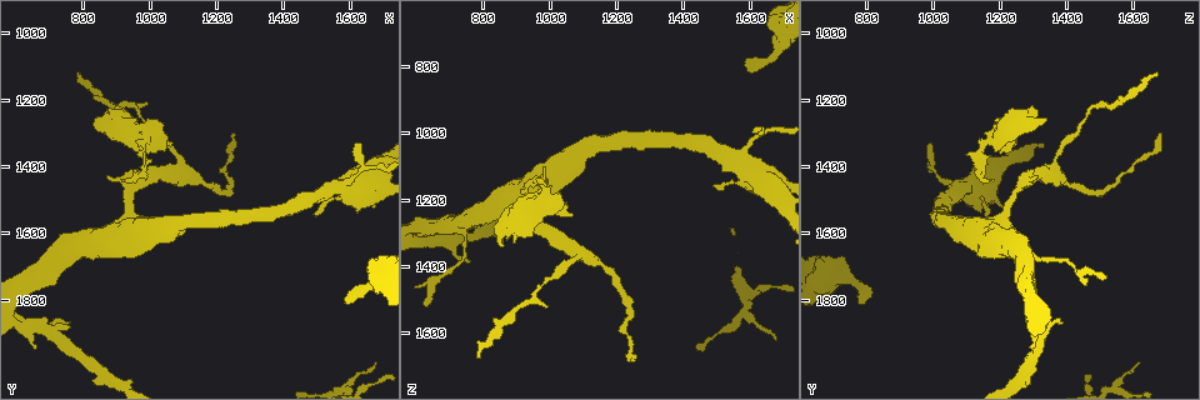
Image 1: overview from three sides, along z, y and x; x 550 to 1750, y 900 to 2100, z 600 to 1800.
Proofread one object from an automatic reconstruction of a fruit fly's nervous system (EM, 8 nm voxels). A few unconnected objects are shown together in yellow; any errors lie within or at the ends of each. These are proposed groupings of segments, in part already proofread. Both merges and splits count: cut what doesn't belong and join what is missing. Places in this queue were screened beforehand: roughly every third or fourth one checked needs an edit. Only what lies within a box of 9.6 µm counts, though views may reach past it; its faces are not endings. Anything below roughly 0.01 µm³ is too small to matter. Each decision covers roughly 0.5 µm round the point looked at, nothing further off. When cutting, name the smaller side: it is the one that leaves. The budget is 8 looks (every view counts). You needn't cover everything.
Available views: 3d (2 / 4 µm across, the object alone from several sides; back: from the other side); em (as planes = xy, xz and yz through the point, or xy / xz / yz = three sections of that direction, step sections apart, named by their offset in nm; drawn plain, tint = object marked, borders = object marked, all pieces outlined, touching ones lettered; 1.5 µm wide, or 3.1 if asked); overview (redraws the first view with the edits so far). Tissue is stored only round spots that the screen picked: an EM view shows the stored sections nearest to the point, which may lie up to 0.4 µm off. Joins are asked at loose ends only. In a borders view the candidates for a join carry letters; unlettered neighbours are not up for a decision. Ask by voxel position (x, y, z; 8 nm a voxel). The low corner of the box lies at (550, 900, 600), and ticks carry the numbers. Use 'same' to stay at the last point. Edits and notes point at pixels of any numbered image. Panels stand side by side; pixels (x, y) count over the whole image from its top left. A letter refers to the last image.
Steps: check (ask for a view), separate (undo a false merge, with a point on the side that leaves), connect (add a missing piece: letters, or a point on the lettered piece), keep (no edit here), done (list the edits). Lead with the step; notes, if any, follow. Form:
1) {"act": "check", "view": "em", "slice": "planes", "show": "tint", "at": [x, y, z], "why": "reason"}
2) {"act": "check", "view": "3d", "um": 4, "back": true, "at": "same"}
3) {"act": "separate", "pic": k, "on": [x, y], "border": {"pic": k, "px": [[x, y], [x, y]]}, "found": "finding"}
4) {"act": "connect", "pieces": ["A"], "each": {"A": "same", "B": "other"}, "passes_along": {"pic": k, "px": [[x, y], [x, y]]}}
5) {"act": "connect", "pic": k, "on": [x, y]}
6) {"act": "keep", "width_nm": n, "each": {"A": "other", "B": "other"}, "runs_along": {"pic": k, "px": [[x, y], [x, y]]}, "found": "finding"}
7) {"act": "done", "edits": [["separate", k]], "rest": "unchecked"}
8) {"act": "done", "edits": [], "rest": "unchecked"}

{"act": "check", "view": "3d", "um": 4, "at": [1590, 1810, 790], "why": "an open end"}

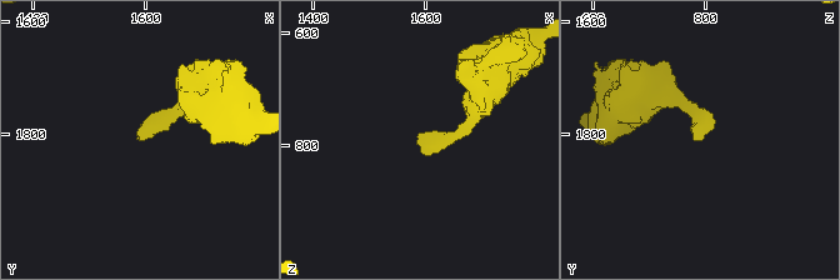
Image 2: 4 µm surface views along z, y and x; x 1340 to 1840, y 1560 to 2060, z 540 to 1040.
{"act": "check", "view": "em", "slice": "planes", "show": "borders", "at": [1585, 1810, 800]}

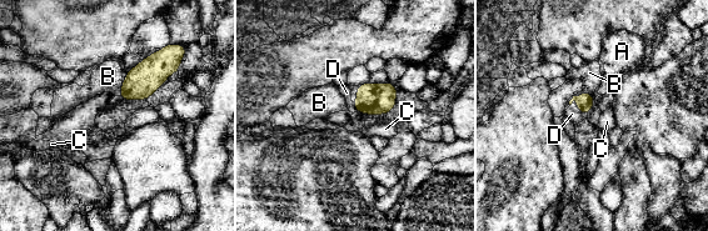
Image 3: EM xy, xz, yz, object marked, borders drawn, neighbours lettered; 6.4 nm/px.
{"act": "connect", "pieces": ["D"], "each": {"A": "other", "B": "other", "C": "other", "D": "same"}, "passes_along": {"pic": 3, "px": [[584, 104], [581, 113], [572, 114]]}, "found": "it goes on there"}

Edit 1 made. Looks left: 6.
{"act": "check", "view": "3d", "um": 4, "at": [790, 1120, 1670], "why": "branch stops here"}

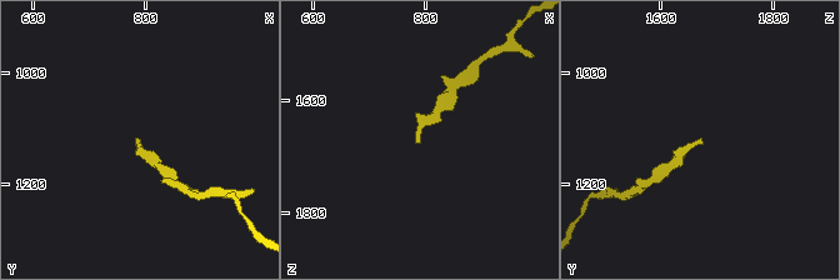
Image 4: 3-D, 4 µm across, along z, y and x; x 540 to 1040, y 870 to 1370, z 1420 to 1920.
{"act": "check", "view": "em", "slice": "xz", "step": 4, "show": "borders", "at": [790, 1125, 1675]}

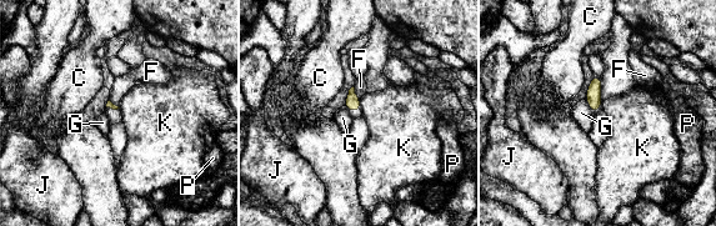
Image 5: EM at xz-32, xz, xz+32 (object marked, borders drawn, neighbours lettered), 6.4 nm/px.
{"act": "check", "view": "em", "slice": "planes", "show": "borders", "at": "same"}

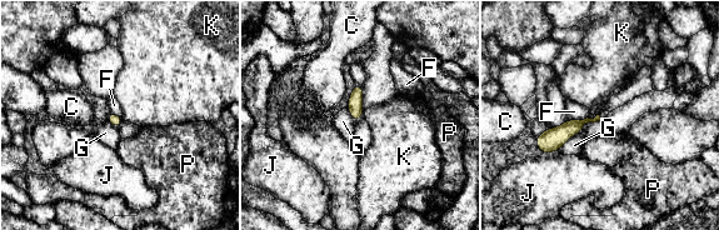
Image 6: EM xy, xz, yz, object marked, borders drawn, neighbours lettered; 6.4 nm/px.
{"act": "keep", "each": {"C": "other", "F": "other", "G": "other", "J": "other", "K": "other", "P": "other"}, "border": {"pic": 6, "px": [[598, 114], [588, 118]]}, "found": "no lettered piece goes on from it"}

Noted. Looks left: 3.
{"act": "check", "view": "em", "slice": "xz", "step": 4, "show": "tint", "at": [1240, 1300, 1680], "why": "long arm stops here"}

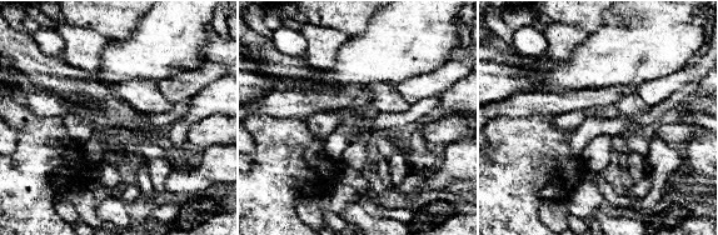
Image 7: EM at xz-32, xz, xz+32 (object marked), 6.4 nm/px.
{"act": "check", "view": "em", "slice": "planes", "show": "borders", "at": "same", "why": "another direction"}

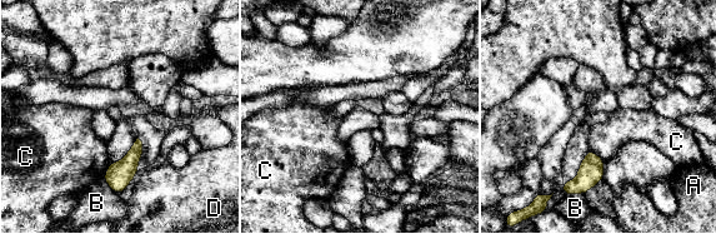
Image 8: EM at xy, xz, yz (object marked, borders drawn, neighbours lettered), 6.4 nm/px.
{"act": "keep", "each": {"A": "other", "B": "other", "C": "other", "D": "other"}, "border": {"pic": 8, "px": [[589, 149], [604, 162]]}, "found": "no lettered piece goes on from it"}

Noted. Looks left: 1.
{"act": "done", "edits": [["connect", 3]], "rest": "unchecked"}

